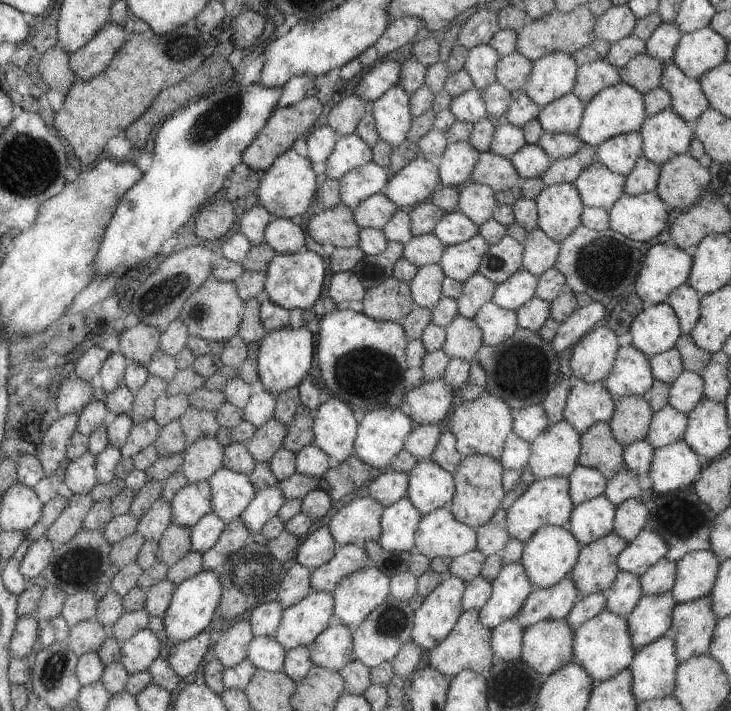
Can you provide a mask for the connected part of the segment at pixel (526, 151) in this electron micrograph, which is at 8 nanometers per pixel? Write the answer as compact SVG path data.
M537 143L525 144L509 158L520 180L539 177L555 159L543 152Z

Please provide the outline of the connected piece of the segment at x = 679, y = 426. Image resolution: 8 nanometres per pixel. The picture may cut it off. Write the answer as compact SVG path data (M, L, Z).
M667 404L653 413L644 439L656 449L681 439L685 429L686 415Z

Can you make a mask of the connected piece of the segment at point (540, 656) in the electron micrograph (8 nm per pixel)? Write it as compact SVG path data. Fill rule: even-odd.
M564 619L542 620L522 634L520 659L538 675L546 677L572 660L574 630Z

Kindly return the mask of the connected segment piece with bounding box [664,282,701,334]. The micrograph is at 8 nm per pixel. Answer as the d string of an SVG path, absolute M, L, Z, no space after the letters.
M686 282L681 283L665 297L664 301L675 313L679 321L680 332L683 334L690 334L691 328L699 318L698 300L700 297L700 294Z

